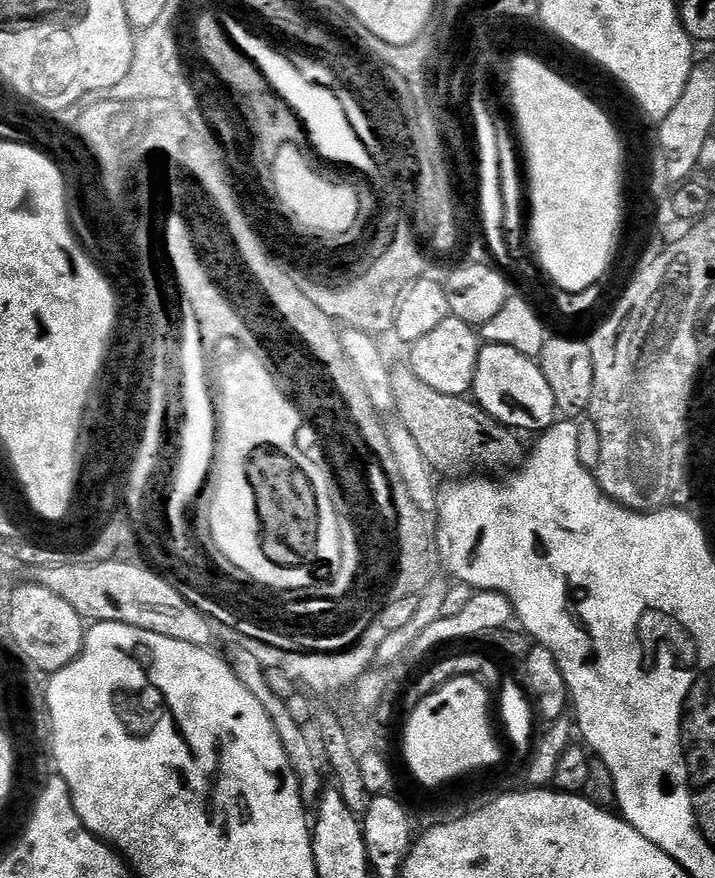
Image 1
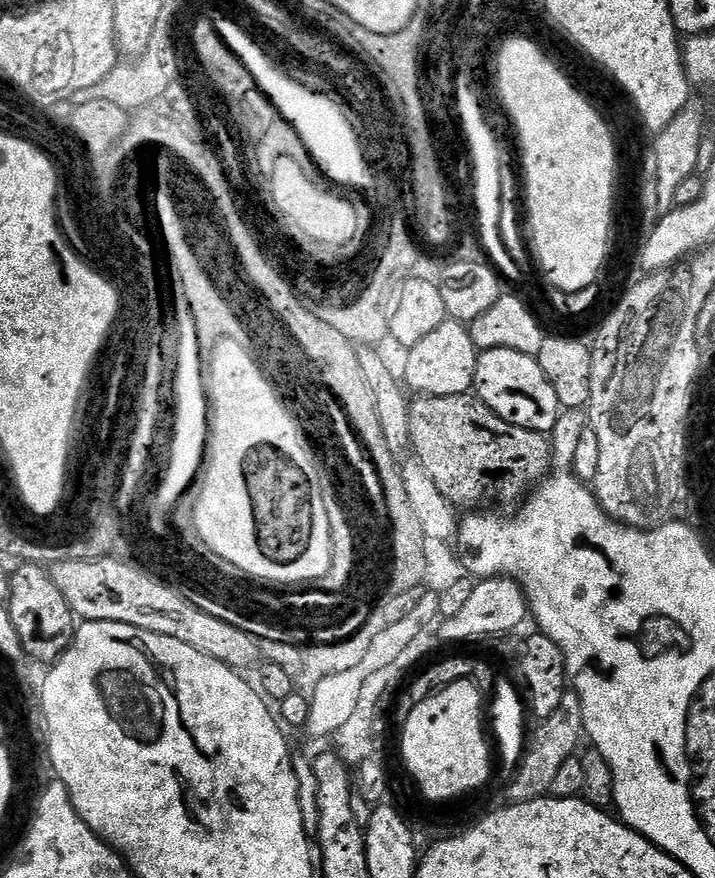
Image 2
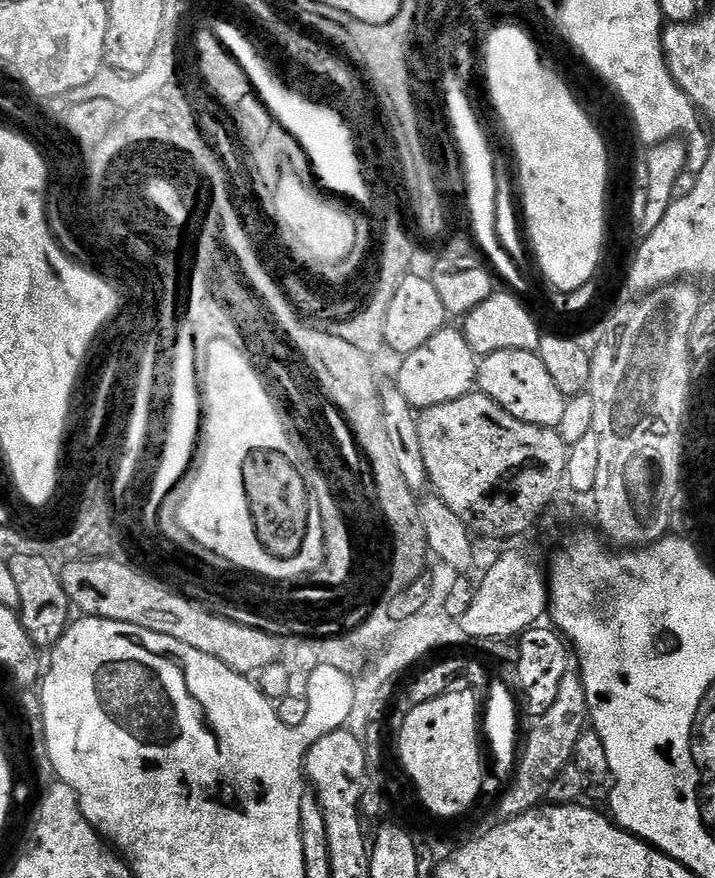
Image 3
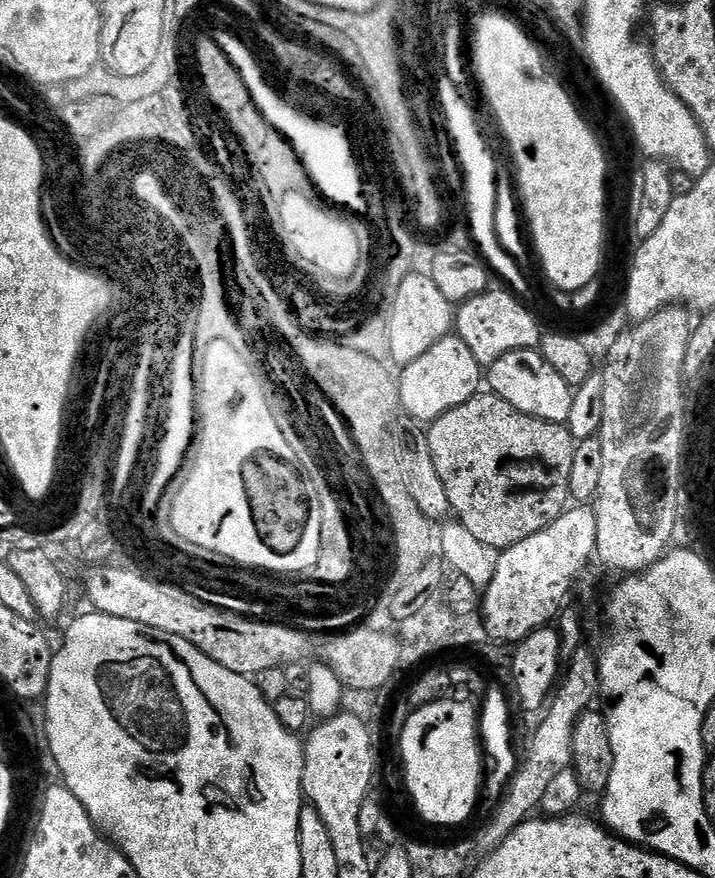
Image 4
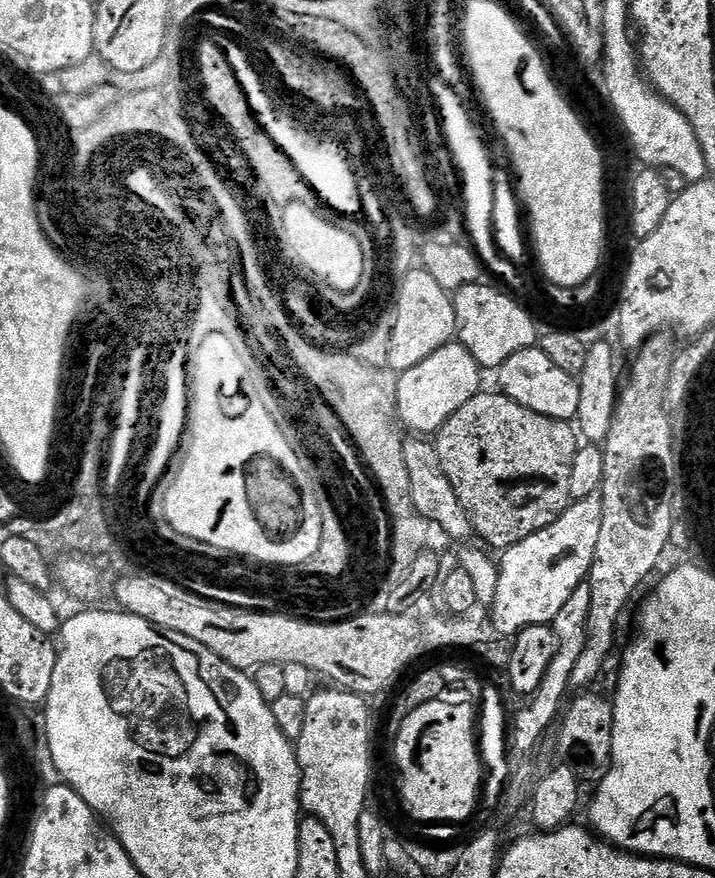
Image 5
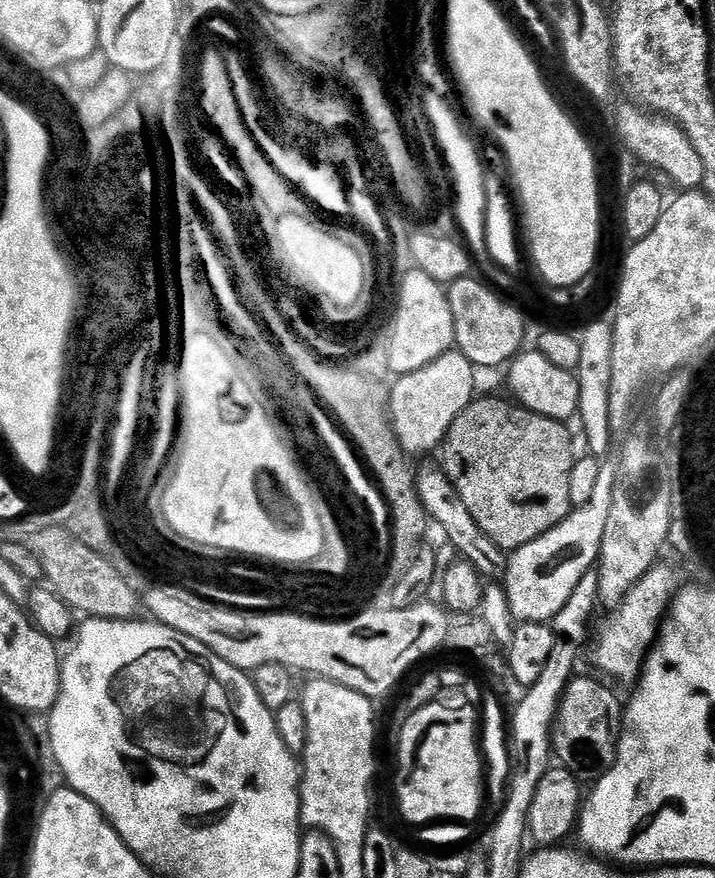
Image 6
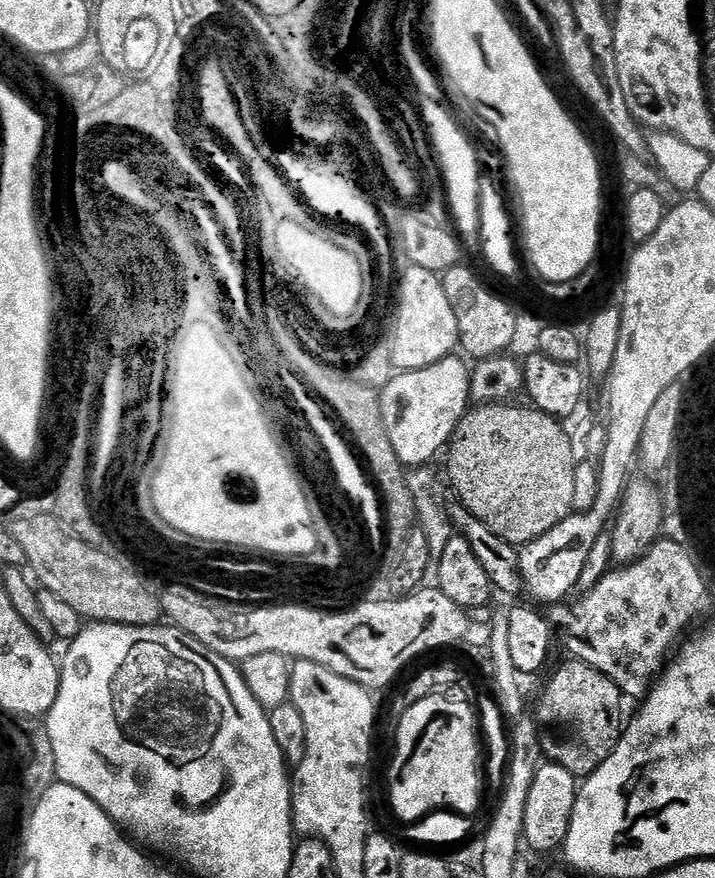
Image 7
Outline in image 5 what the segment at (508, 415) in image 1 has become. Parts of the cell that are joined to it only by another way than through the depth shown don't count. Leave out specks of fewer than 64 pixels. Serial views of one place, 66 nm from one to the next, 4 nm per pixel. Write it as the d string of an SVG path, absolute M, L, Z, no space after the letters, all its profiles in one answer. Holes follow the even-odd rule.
M539 346L510 354L510 358L506 358L504 365L498 369L498 376L499 391L518 402L518 406L526 406L526 410L534 410L534 414L546 414L546 418L569 422L576 420L580 381L577 377L566 374L566 370L561 370Z

